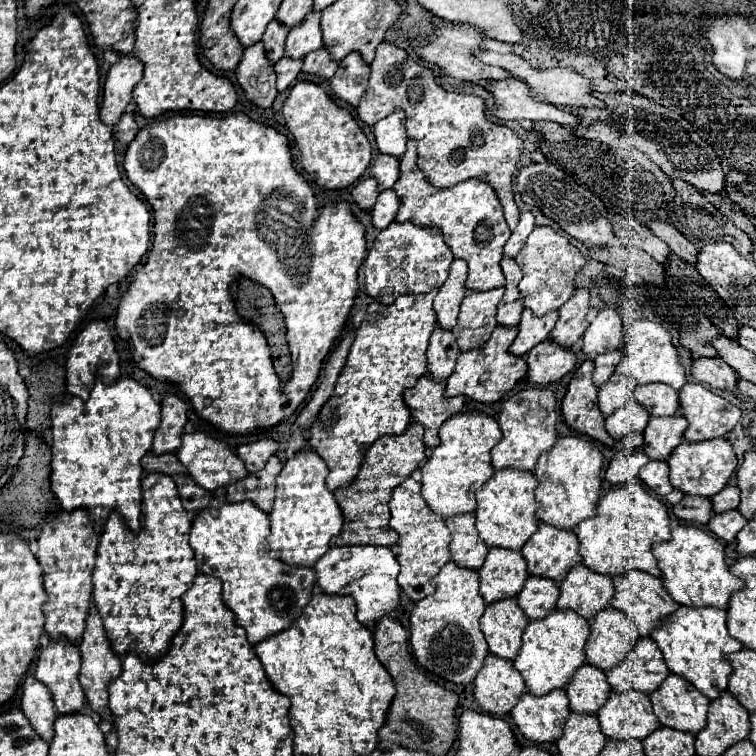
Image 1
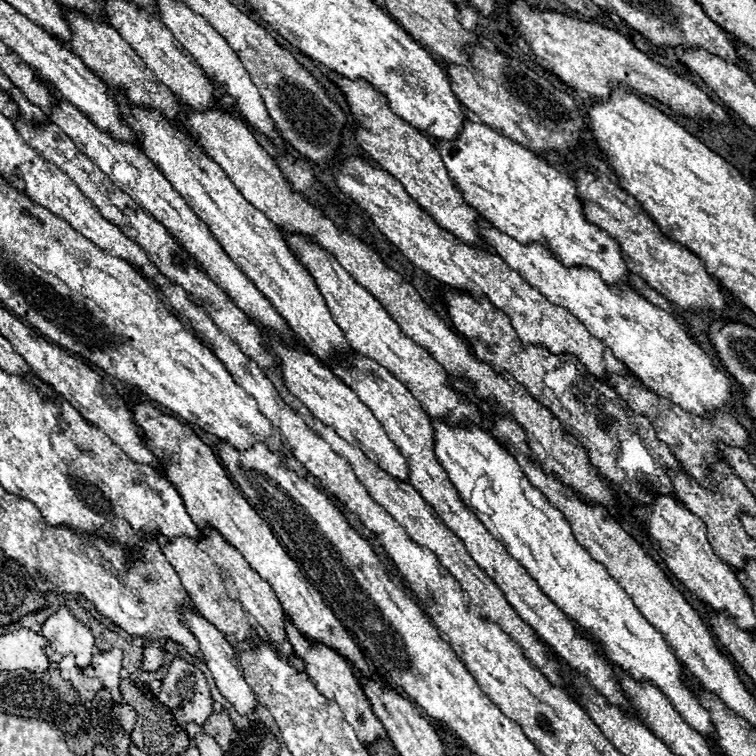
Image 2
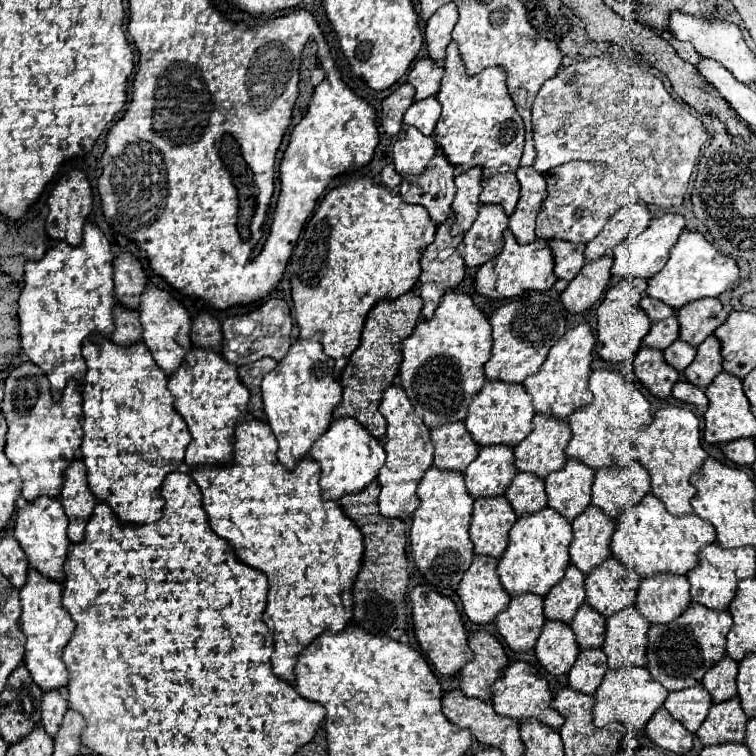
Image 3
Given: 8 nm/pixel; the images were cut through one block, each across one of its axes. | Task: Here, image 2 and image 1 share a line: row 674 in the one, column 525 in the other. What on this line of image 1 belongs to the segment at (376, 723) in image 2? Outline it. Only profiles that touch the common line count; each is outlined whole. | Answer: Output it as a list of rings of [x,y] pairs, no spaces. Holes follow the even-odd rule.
[[[528,308],[522,312],[522,320],[518,324],[518,336],[514,344],[510,346],[510,352],[514,356],[526,356],[536,344],[548,340],[554,324],[558,320],[558,312],[552,312],[550,316],[536,318]]]

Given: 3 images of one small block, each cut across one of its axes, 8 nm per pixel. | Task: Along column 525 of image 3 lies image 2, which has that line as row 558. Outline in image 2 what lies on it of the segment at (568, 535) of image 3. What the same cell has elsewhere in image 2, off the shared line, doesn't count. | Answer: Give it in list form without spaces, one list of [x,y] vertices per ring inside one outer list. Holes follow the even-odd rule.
[[[432,418],[434,428],[434,454],[440,466],[446,468],[450,482],[456,486],[462,502],[482,520],[482,524],[504,542],[508,554],[520,560],[528,574],[538,582],[540,590],[560,608],[566,616],[594,634],[594,640],[604,644],[608,658],[628,670],[634,678],[650,680],[672,700],[674,708],[708,738],[714,750],[718,744],[712,740],[714,726],[708,712],[698,704],[694,692],[682,682],[682,664],[674,656],[664,636],[640,614],[630,596],[596,562],[574,538],[564,514],[554,508],[548,498],[534,488],[522,472],[516,458],[502,448],[478,424],[450,426],[446,420]]]

